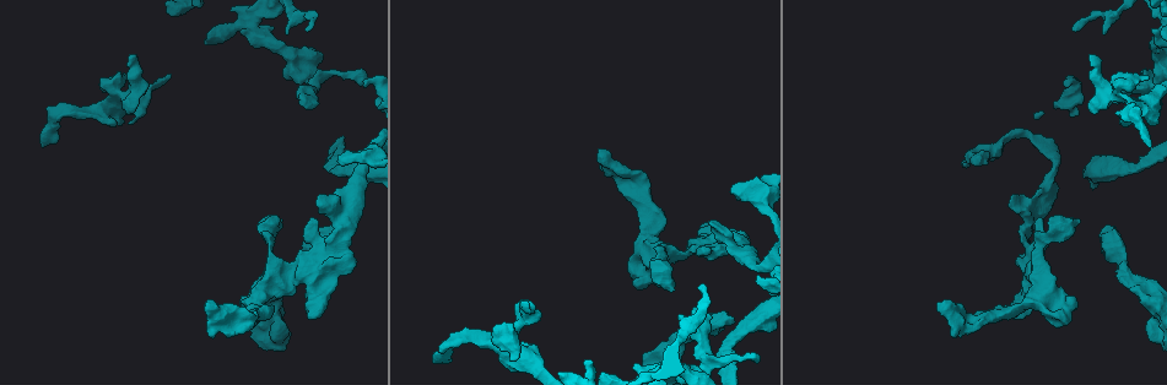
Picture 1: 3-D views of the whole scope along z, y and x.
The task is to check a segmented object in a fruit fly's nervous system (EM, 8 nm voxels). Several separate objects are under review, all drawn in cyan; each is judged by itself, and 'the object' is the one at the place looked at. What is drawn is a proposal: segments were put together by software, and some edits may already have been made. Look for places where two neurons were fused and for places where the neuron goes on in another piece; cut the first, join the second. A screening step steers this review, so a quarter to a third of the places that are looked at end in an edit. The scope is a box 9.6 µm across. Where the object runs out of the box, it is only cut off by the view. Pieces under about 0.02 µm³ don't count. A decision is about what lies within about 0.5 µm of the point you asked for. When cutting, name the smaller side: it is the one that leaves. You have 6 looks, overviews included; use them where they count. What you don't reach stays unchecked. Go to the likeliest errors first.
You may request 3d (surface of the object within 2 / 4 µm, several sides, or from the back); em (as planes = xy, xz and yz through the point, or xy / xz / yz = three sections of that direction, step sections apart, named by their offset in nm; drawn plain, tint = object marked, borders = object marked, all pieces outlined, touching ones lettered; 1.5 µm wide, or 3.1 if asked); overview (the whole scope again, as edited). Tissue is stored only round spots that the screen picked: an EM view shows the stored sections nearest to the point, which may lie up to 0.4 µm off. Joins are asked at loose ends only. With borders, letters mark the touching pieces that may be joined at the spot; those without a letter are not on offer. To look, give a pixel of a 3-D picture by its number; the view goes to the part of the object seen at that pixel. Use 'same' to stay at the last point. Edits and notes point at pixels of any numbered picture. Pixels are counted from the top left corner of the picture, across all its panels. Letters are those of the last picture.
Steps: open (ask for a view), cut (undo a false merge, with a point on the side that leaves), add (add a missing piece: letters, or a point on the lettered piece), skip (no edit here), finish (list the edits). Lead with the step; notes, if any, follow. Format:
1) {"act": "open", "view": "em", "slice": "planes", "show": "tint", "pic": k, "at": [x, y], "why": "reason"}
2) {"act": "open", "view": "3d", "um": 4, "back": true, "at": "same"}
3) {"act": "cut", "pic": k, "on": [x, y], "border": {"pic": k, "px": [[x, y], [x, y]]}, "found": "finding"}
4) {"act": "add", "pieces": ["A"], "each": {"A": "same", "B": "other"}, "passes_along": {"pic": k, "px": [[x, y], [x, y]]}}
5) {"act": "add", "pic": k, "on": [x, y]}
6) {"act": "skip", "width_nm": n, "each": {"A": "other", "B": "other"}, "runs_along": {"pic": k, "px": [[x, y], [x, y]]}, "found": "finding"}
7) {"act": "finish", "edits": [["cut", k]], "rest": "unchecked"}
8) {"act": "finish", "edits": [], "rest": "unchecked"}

{"act": "open", "view": "em", "slice": "xz", "step": 4, "show": "tint", "pic": 1, "at": [1151, 146], "why": "free end"}

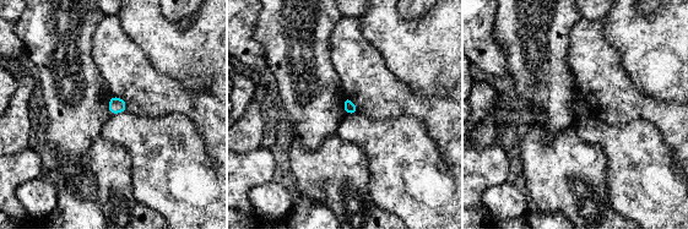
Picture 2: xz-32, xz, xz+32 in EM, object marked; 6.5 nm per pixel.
{"act": "open", "view": "em", "slice": "planes", "show": "borders", "at": "same"}

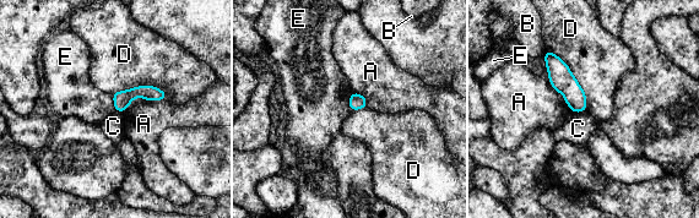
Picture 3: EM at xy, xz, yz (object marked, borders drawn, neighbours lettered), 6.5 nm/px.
{"act": "skip", "each": {"A": "other", "B": "other", "C": "other", "D": "other", "E": "other"}, "runs_along": {"pic": 3, "px": [[548, 54], [562, 80], [583, 108]]}, "found": "no lettered piece goes on from it"}

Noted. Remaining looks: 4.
{"act": "open", "view": "em", "slice": "planes", "show": "borders", "pic": 1, "at": [129, 122]}

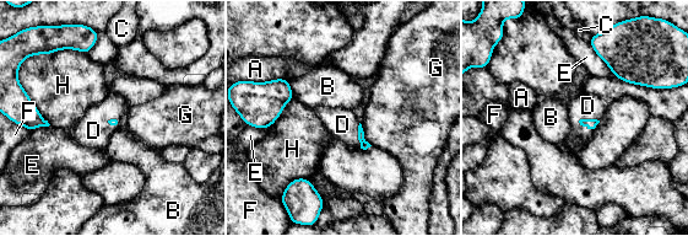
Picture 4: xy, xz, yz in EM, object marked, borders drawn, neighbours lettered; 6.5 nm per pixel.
{"act": "add", "pieces": ["D"], "each": {"A": "other", "B": "other", "C": "other", "D": "same", "E": "other", "F": "other", "G": "other", "H": "other"}, "found": "the neuron continues"}

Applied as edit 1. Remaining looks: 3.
{"act": "open", "view": "overview", "why": "redraw"}

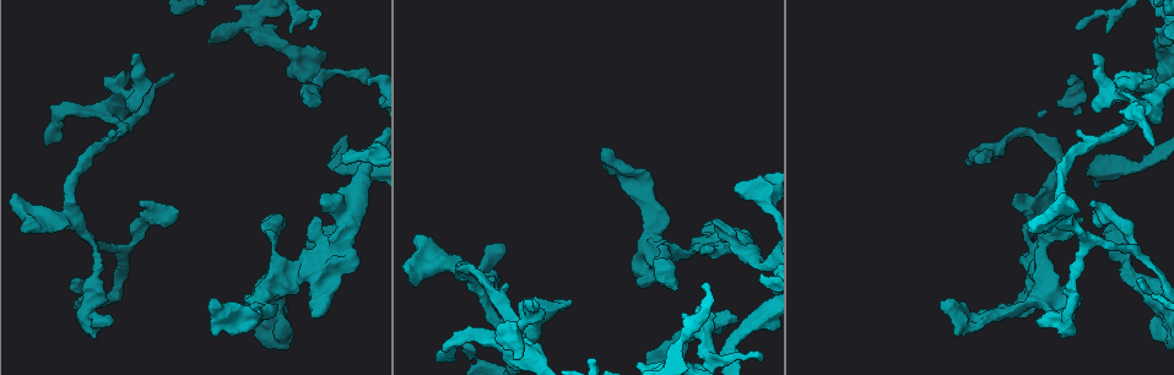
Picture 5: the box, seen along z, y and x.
{"act": "open", "view": "em", "slice": "planes", "show": "tint", "pic": 5, "at": [728, 326]}

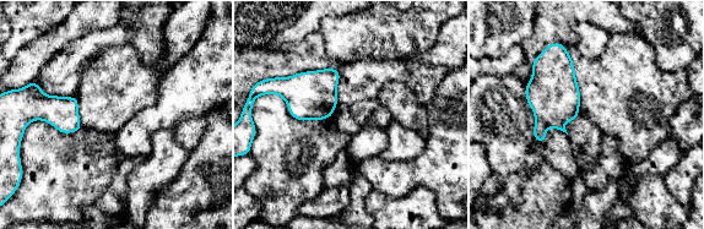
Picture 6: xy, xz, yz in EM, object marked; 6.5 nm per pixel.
{"act": "open", "view": "em", "slice": "planes", "show": "borders", "at": "same"}

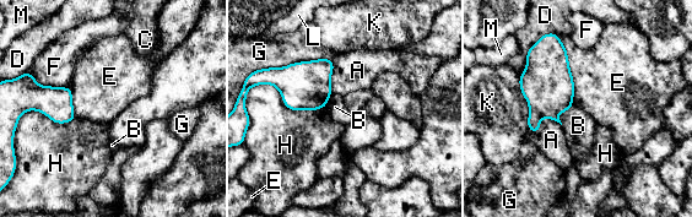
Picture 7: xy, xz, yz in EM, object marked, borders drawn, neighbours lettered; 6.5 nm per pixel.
{"act": "skip", "width_nm": 200, "each": {"A": "other", "B": "other", "C": "other", "D": "other", "E": "other", "F": "other", "G": "other", "H": "other", "K": "other", "L": "other", "M": "other"}, "border": {"pic": 7, "px": [[557, 34], [567, 53], [573, 104]]}, "found": "no lettered piece goes on from it"}

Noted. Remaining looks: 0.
{"act": "finish", "edits": [["add", 4]], "rest": "unchecked"}

